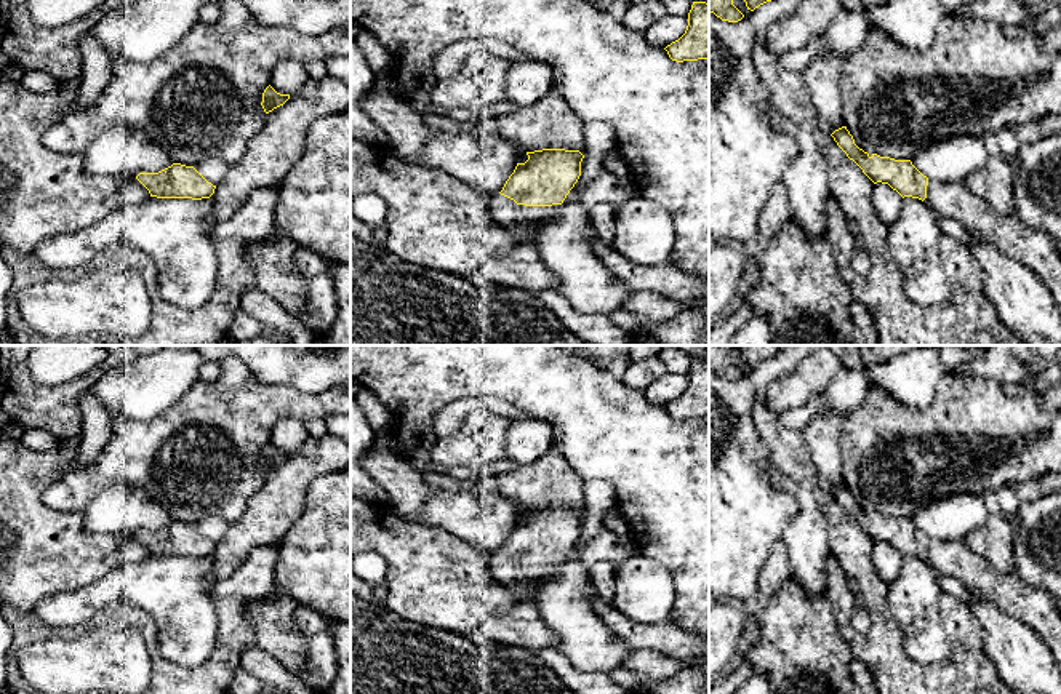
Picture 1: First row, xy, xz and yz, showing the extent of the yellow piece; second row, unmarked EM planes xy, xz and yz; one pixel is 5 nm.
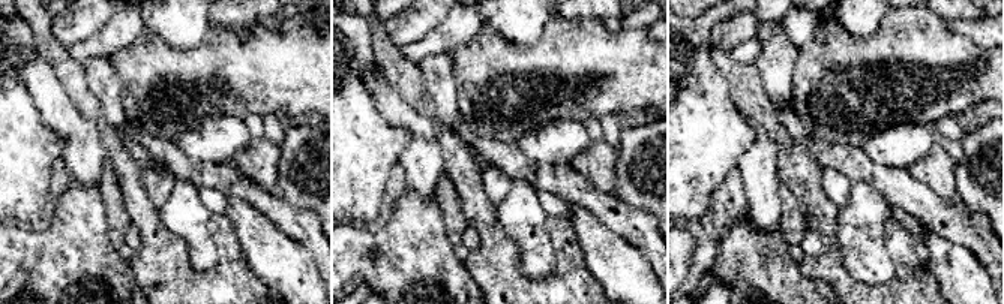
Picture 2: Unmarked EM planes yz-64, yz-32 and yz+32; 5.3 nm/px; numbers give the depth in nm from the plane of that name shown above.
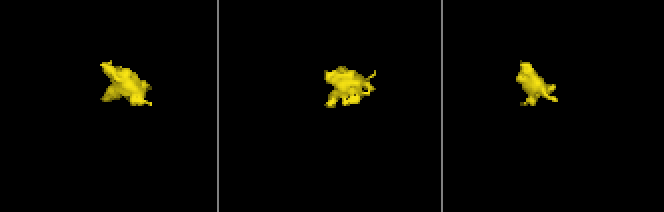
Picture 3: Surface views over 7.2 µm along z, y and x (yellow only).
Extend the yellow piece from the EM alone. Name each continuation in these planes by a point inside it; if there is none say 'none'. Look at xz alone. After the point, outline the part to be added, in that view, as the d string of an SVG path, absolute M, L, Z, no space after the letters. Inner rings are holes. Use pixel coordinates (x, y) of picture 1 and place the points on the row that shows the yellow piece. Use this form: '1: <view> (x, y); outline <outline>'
1: xz (517, 219); outline M496 193L488 200L491 217L504 230L507 230L515 245L528 243L530 229L544 217L555 216L560 205L552 206L525 206L517 205L514 200Z

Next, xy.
none

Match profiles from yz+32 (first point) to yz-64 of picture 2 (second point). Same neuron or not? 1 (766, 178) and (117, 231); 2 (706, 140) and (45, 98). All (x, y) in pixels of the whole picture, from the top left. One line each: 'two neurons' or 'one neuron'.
1: two neurons
2: two neurons

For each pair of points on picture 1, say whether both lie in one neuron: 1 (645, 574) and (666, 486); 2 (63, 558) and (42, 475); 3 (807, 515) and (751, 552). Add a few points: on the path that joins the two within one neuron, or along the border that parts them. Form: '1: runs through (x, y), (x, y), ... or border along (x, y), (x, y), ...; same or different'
1: border along (642, 554), (658, 560), (669, 571), (672, 587); different
2: runs through (42, 538), (34, 530), (34, 496); same
3: border along (784, 491), (796, 501), (797, 515), (780, 538); different

